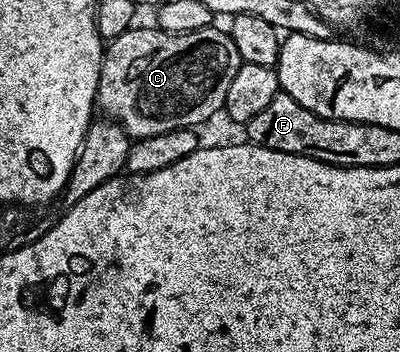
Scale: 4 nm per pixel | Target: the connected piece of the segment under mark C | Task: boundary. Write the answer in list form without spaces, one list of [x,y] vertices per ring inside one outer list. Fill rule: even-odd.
[[[155,25],[138,26],[124,31],[107,44],[104,64],[100,66],[100,84],[96,90],[97,100],[120,99],[119,118],[127,124],[129,136],[145,139],[158,133],[170,133],[170,129],[196,129],[199,123],[206,122],[211,115],[219,116],[224,109],[230,81],[234,81],[234,73],[238,73],[242,62],[231,34],[227,30],[219,31],[216,25],[182,33],[162,31]],[[140,103],[148,107],[148,115],[144,115]]]

